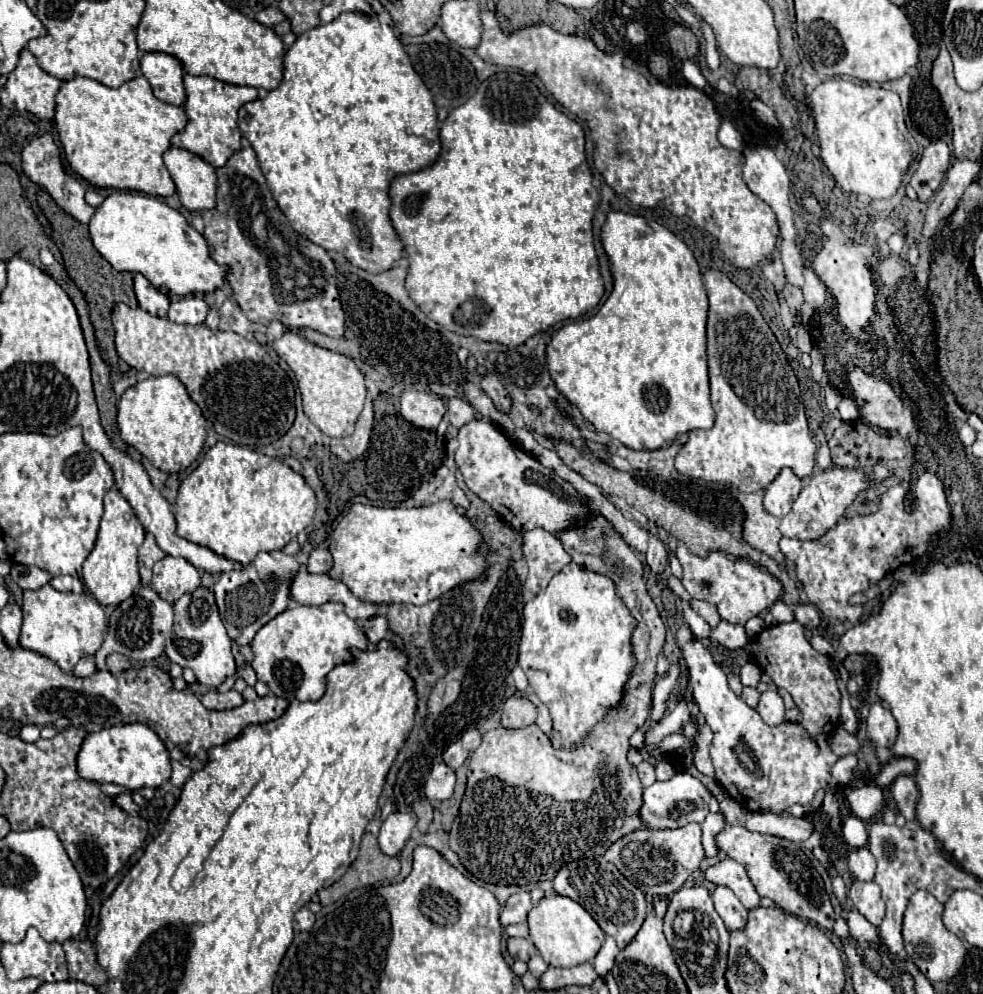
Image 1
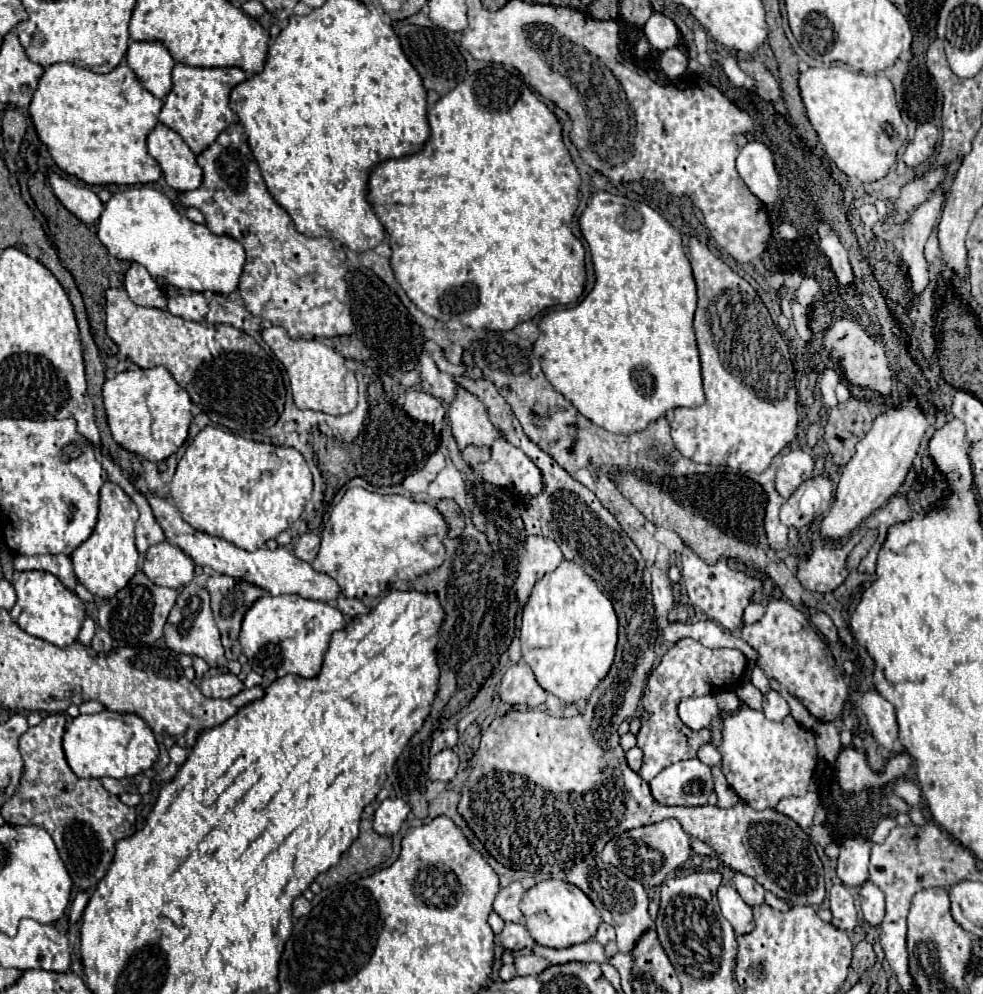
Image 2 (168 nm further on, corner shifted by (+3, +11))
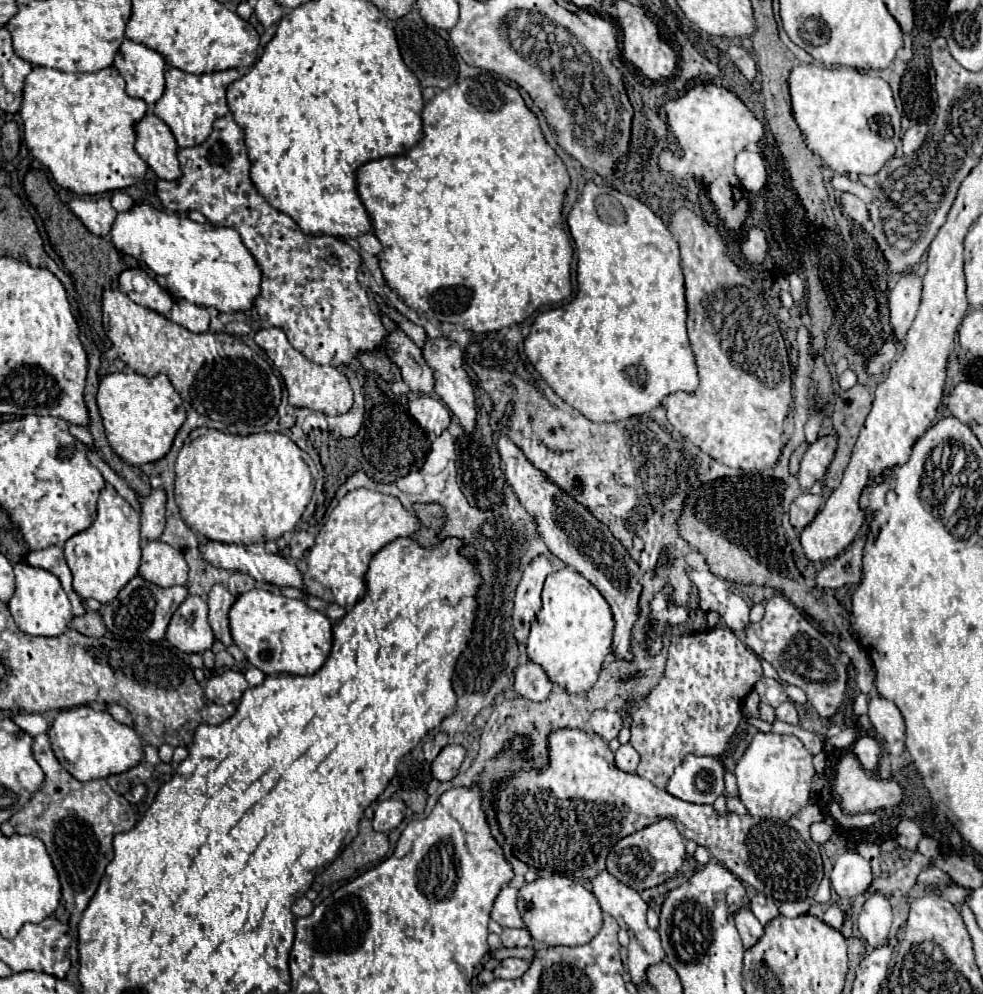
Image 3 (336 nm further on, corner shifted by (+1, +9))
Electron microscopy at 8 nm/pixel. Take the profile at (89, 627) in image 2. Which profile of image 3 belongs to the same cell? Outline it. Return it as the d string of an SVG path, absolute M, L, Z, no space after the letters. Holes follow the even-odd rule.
M50 546L50 548L46 548L46 550L30 552L30 554L26 556L26 564L28 564L28 566L34 566L34 568L44 568L44 570L52 572L54 576L58 576L64 592L66 592L68 598L70 598L72 614L74 614L74 616L84 616L84 614L86 614L86 608L84 608L80 596L76 594L76 590L74 590L72 586L72 572L70 572L70 568L68 568L68 564L66 564L66 560L64 560L62 548Z

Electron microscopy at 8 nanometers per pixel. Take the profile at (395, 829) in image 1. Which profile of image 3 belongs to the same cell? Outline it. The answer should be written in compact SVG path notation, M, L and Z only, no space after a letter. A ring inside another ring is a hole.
M384 800L376 806L374 810L374 818L372 818L372 826L376 832L390 832L394 830L402 820L404 820L404 812L406 812L406 804L402 800Z

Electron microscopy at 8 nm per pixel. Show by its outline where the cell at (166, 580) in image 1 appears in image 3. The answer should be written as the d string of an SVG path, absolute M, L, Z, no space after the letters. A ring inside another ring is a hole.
M154 540L142 548L140 574L156 586L184 586L188 582L188 564L170 544Z

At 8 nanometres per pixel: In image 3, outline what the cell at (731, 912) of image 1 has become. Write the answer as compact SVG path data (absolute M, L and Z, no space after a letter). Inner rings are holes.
M738 908L734 912L734 922L736 922L740 938L744 942L744 948L754 946L754 942L758 942L758 938L764 934L762 924L758 922L758 918L752 914L750 908Z

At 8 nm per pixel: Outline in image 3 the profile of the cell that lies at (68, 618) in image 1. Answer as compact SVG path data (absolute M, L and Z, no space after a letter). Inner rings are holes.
M22 562L14 566L14 574L16 574L16 590L8 602L8 608L10 608L10 614L16 626L30 636L52 636L54 638L54 636L64 634L70 628L70 620L74 618L74 614L70 608L70 600L66 592L62 590L58 578L54 578L54 574L50 574L48 570L32 568Z

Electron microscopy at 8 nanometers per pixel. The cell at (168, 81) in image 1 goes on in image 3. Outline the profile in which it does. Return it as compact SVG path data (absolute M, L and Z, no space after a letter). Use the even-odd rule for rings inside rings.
M124 40L114 58L114 66L126 80L128 96L142 98L148 106L162 98L168 62L156 50L132 40Z

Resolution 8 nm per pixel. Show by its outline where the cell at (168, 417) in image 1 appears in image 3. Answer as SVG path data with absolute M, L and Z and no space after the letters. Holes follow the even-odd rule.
M136 372L108 374L100 382L96 402L110 446L132 466L162 460L186 420L184 400L164 374L156 374L152 378Z

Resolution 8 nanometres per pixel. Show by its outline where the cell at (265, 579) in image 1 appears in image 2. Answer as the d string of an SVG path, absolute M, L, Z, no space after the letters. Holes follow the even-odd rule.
M212 574L206 582L206 590L210 592L216 626L222 634L236 640L244 612L262 596L262 590L250 582L224 574Z

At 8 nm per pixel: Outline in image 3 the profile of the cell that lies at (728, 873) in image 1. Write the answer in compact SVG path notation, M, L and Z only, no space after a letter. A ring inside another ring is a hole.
M762 894L752 896L752 900L750 900L750 910L754 912L754 916L756 916L762 924L766 924L766 922L770 922L772 918L778 916L776 904L774 904L770 898L762 896Z

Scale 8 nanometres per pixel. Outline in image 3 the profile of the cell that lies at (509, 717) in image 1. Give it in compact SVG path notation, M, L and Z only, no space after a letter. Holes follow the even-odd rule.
M534 662L520 664L514 670L514 690L526 700L544 702L552 692L552 686L554 684L546 678L544 670Z

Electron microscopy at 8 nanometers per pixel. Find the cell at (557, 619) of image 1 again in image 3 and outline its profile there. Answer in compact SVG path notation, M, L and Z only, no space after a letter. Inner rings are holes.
M566 566L552 572L544 582L542 608L532 622L526 652L534 664L542 666L550 682L568 694L580 694L596 684L602 664L612 652L612 634L614 616L610 604L582 574Z

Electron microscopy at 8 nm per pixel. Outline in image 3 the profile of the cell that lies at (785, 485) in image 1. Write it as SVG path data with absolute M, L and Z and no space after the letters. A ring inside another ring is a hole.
M824 436L818 438L804 454L804 458L800 460L800 470L796 474L796 480L800 484L800 488L806 492L810 490L810 486L816 480L822 480L826 474L826 468L832 462L836 450L836 438L834 436Z

